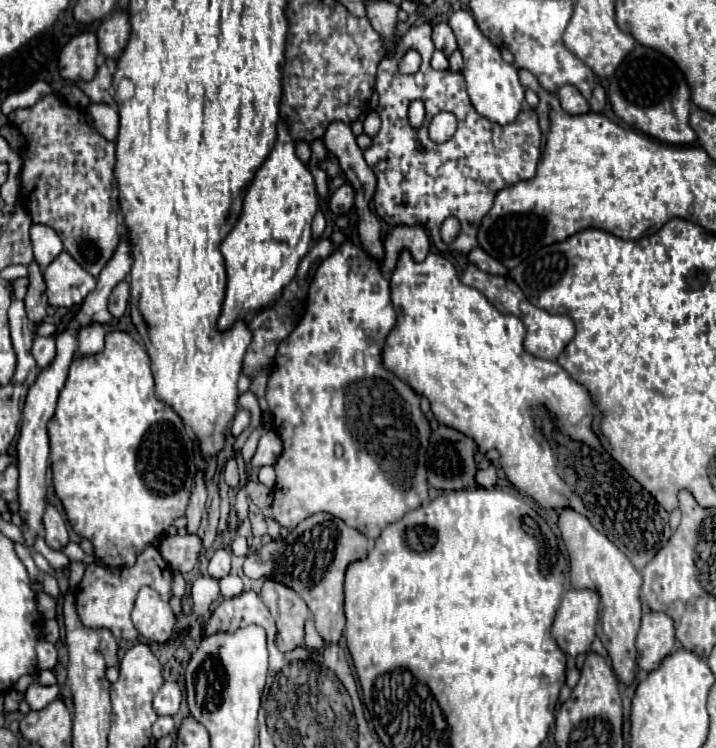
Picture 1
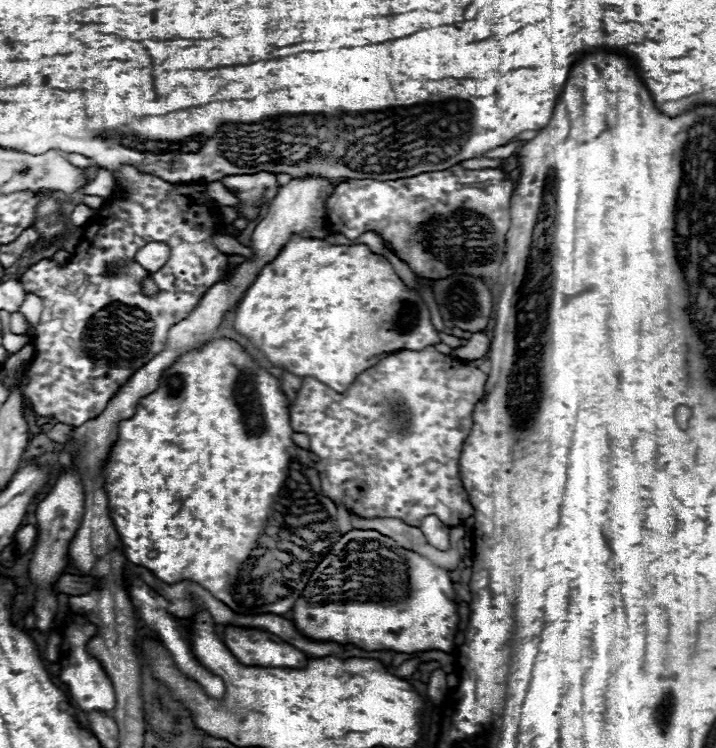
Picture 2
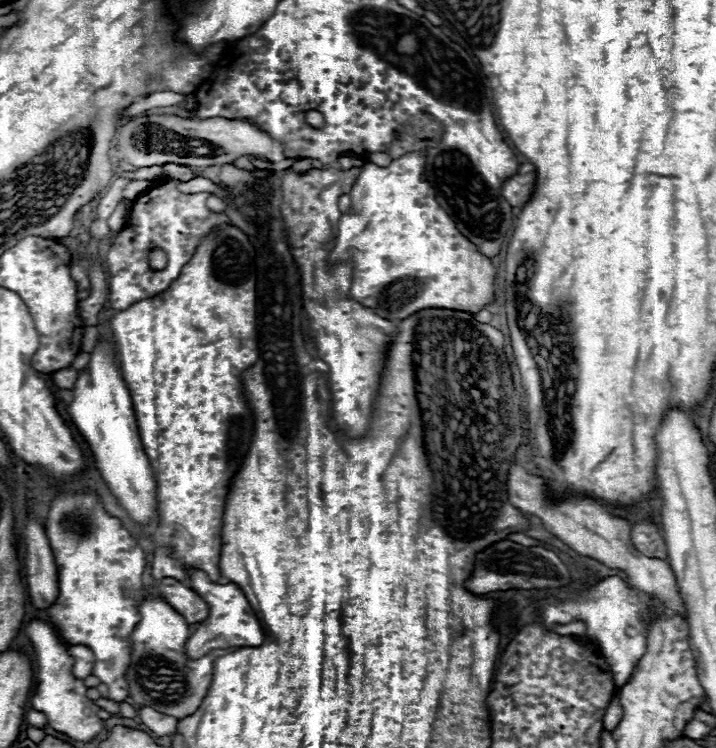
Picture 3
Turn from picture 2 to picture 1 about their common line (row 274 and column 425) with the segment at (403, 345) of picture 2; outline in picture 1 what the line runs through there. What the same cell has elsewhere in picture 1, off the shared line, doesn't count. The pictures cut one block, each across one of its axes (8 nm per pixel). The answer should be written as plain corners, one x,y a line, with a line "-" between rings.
400,254
396,268
392,272
390,278
390,290
392,290
392,304
396,310
396,326
392,328
392,332
386,336
386,344
382,348
382,366
386,366
386,370
394,372
400,380
404,380
418,396
424,396
430,400
430,408
432,414
436,416
436,420
448,428
454,428
466,436
470,436
482,454
486,454
488,450
498,450
500,454
500,466
506,472
508,480
524,494
532,496
542,508
552,508
552,510
562,510
562,508
572,508
576,512
580,512
582,516
586,516
590,520
590,524
602,532
610,542
614,542
634,564
636,570
642,570
654,556
656,552
668,542
672,530
668,526
668,512
650,496
650,492
646,492
634,478
626,476
624,470
618,466
616,460
612,460
612,456
602,448
600,440
596,438
596,434
590,430
590,422
592,422
592,398
590,394
574,380
570,380
570,376
566,374
566,370
562,370
556,362
552,360
542,360
542,358
534,358
530,352
526,352
522,348
522,336
526,334
526,328
522,324
522,320
514,314
500,314
488,300
486,296
482,296
476,288
466,286
460,282
456,268
452,266
452,262
448,262
444,256
440,254
428,254
424,262
414,262
410,254

